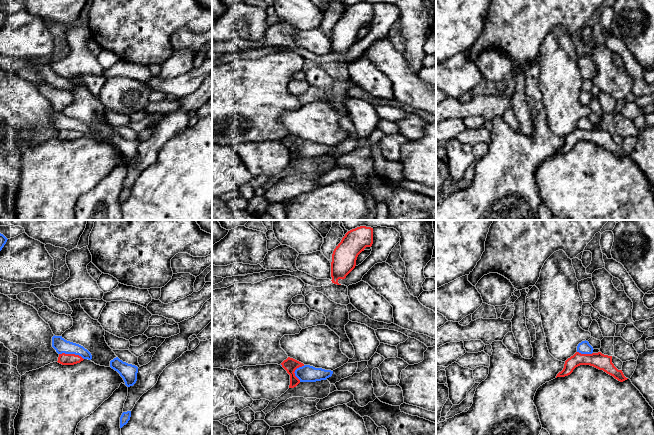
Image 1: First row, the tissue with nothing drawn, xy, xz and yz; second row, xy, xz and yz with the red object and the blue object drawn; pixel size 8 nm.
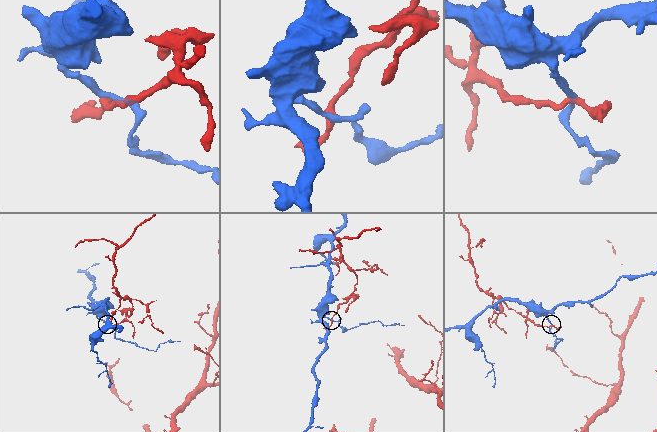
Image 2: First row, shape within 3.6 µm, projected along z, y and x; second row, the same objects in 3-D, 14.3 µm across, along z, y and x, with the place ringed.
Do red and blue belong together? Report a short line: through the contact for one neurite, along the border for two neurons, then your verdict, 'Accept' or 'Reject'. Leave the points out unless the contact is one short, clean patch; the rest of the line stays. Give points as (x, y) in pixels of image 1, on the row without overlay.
Line: xy (59, 129), (74, 129), (83, 135). Reject

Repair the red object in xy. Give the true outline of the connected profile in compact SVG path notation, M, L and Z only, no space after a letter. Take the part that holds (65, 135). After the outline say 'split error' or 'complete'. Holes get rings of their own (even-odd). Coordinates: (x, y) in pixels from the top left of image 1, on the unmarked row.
M62 129L59 130L57 138L62 141L74 141L80 139L83 136L84 135L79 131Z; complete

